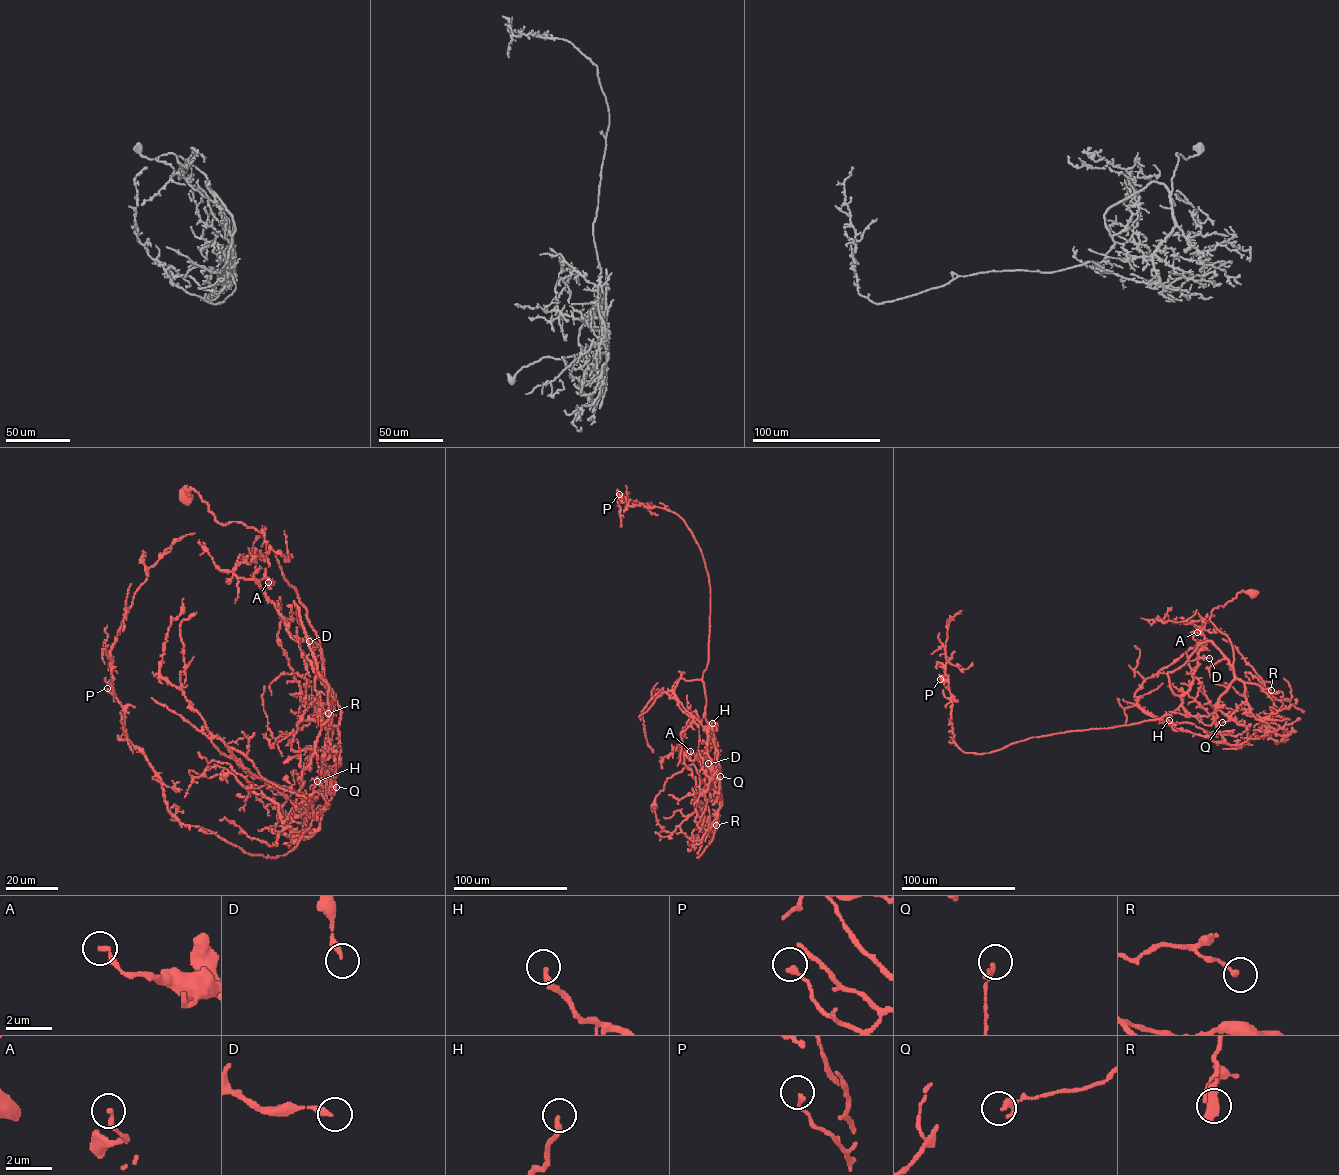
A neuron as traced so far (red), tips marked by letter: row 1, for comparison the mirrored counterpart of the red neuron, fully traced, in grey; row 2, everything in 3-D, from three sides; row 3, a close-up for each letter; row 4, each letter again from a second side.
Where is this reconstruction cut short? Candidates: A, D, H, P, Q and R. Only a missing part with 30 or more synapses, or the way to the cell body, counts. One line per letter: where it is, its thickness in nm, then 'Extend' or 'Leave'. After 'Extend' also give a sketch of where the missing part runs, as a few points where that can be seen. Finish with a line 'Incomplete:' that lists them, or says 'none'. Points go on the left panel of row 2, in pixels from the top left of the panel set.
A: Place: (268, 582). Thickness 190 nm. Leave
D: Place: (309, 641). Thickness 220 nm. Leave
H: Place: (317, 781). Thickness 220 nm. Extend. Course of what is missing: (317, 781), (310, 776), (261, 782), (276, 778)
P: Place: (107, 688). Thickness 190 nm. Leave
Q: Place: (336, 787). Thickness 200 nm. Leave
R: Place: (328, 713). Thickness 200 nm. Leave
Incomplete: H

